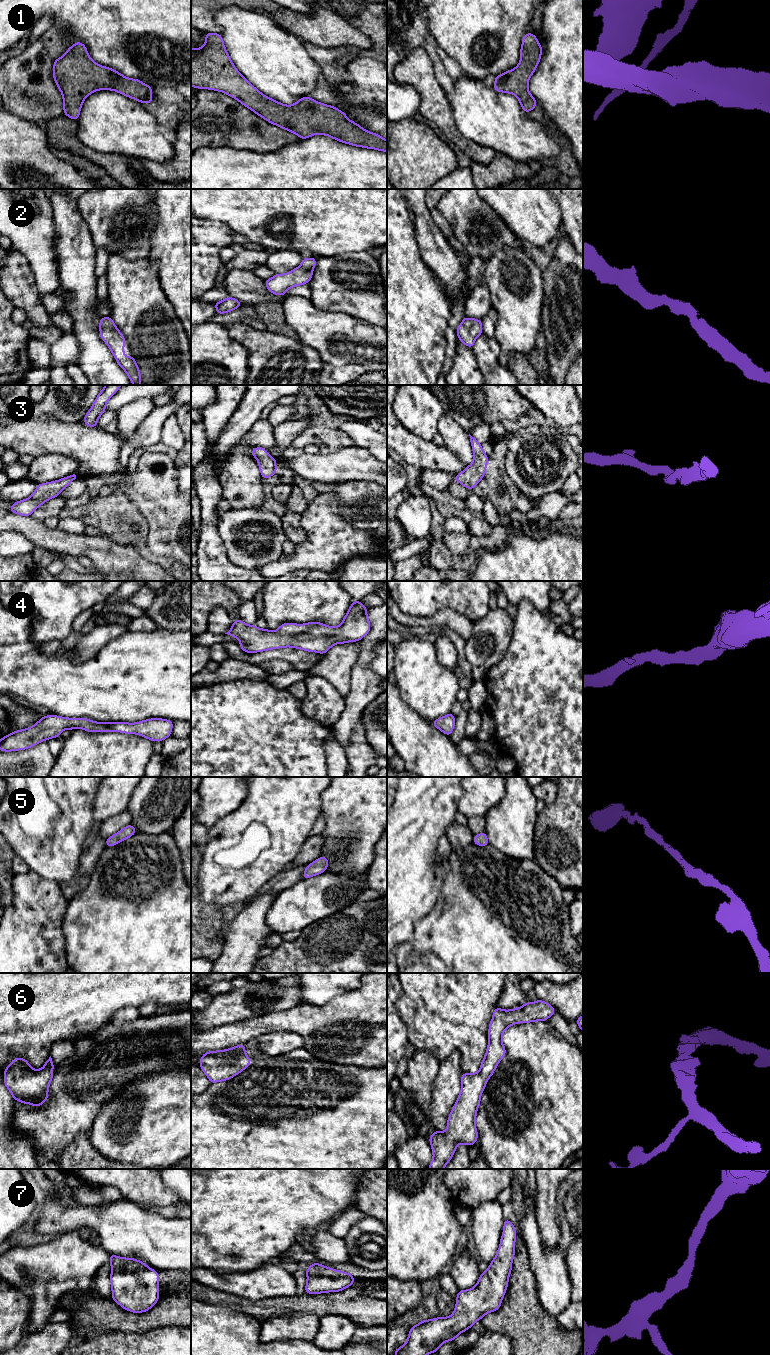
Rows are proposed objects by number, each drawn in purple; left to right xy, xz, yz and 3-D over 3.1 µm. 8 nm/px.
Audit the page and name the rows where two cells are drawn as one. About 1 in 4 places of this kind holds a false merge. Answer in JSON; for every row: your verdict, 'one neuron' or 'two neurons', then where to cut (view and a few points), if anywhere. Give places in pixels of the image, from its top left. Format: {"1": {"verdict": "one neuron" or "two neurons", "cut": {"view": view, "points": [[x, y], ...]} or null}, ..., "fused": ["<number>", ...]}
{"1": {"verdict": "one neuron", "cut": null}, "2": {"verdict": "one neuron", "cut": null}, "3": {"verdict": "one neuron", "cut": null}, "4": {"verdict": "one neuron", "cut": null}, "5": {"verdict": "one neuron", "cut": null}, "6": {"verdict": "one neuron", "cut": null}, "7": {"verdict": "one neuron", "cut": null}, "fused": []}

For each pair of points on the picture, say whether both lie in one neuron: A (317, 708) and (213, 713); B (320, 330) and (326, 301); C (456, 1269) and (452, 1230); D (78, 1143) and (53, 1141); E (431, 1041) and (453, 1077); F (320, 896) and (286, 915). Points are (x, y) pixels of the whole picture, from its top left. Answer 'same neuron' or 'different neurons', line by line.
A: different neurons
B: different neurons
C: different neurons
D: different neurons
E: different neurons
F: same neuron

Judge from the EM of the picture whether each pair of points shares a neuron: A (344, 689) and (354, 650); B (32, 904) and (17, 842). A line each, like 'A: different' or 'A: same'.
A: same
B: different

